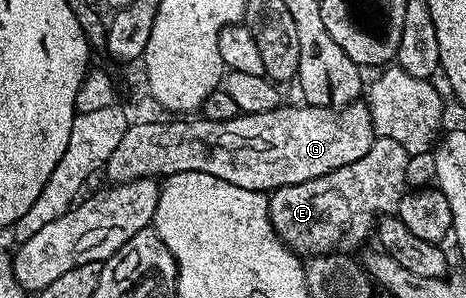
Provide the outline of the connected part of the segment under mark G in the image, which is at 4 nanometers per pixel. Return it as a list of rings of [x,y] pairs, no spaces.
[[[358,100],[352,102],[349,106],[340,108],[314,108],[308,104],[300,104],[301,106],[288,106],[282,104],[276,106],[271,112],[259,112],[258,114],[242,114],[238,113],[237,117],[227,120],[226,122],[213,122],[204,116],[193,116],[190,122],[137,122],[134,121],[127,128],[123,135],[123,140],[115,147],[115,152],[106,160],[103,167],[103,174],[110,179],[110,183],[130,182],[131,180],[139,180],[140,178],[156,178],[160,176],[168,176],[170,174],[182,174],[183,172],[207,172],[207,176],[215,176],[219,180],[227,180],[227,184],[235,184],[239,188],[247,188],[248,190],[259,190],[262,192],[272,192],[278,190],[281,186],[290,186],[291,184],[303,184],[303,180],[315,180],[319,176],[323,176],[327,172],[335,172],[335,168],[343,168],[347,164],[355,164],[355,160],[367,156],[367,152],[371,148],[374,140],[373,121],[371,120],[371,112],[368,105],[364,101]]]

